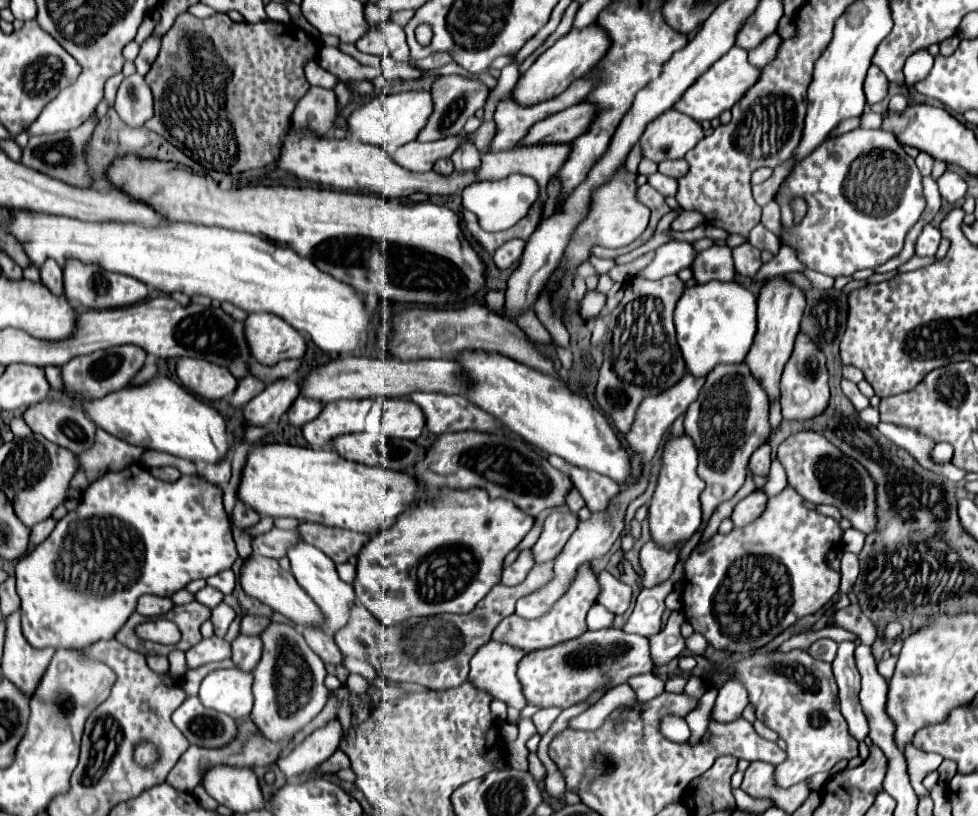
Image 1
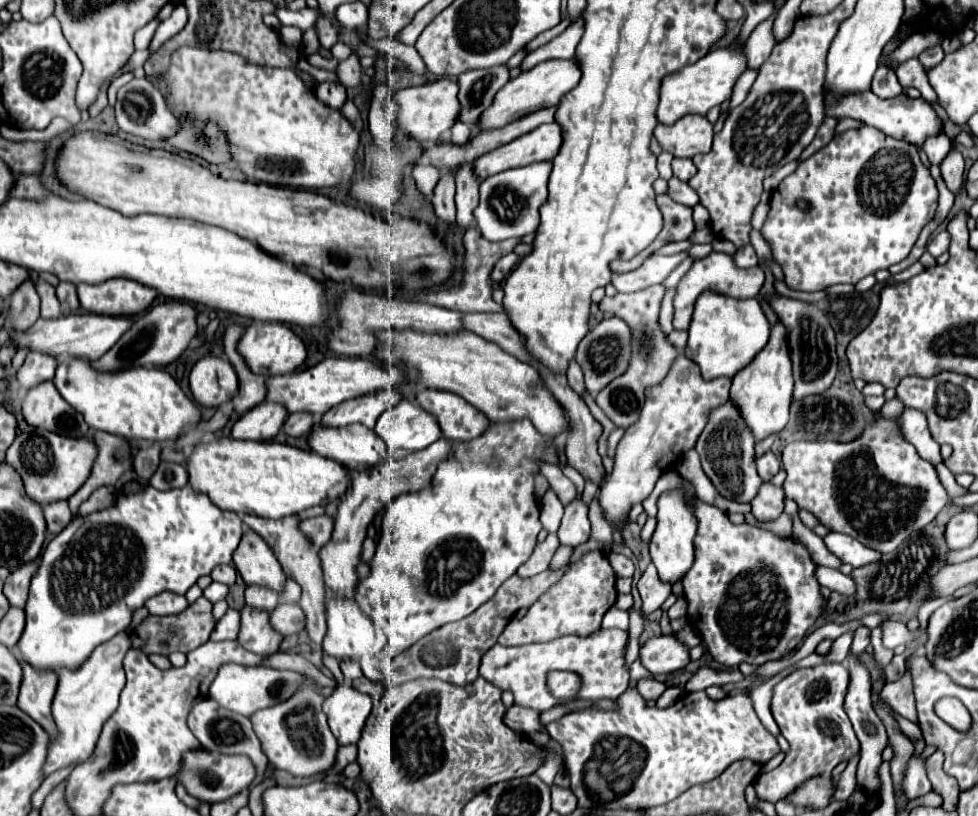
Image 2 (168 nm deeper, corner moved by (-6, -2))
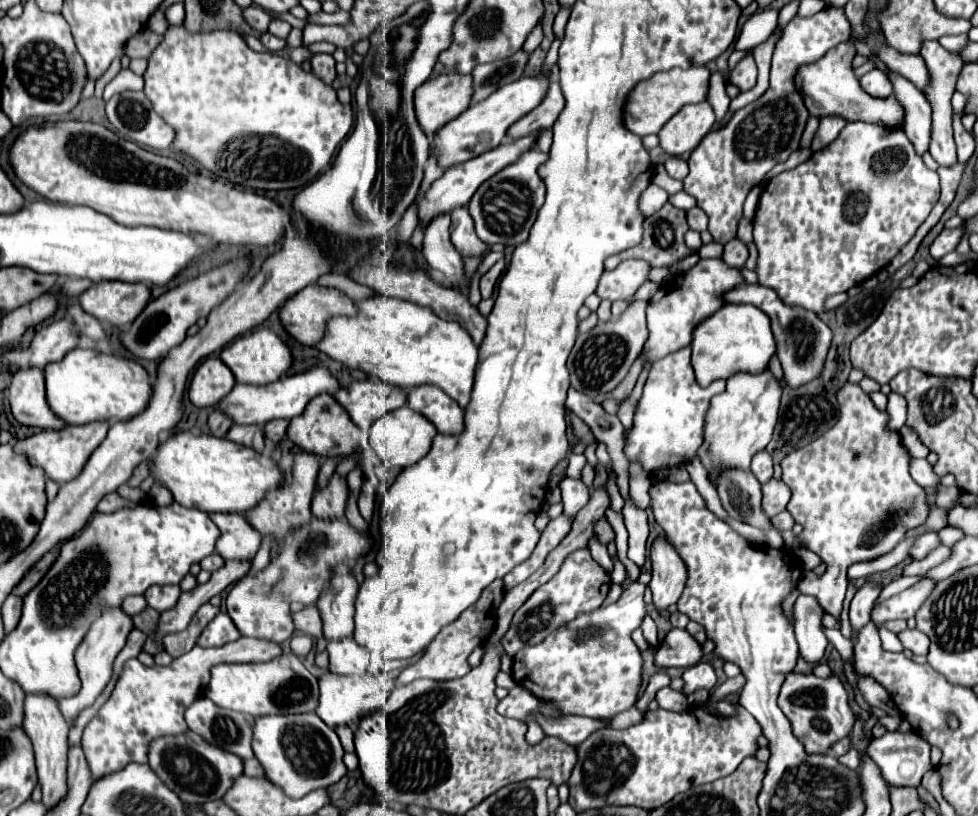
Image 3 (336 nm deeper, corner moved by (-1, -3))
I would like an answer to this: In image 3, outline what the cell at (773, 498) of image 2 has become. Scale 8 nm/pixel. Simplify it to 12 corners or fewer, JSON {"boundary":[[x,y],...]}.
{"boundary":[[771,479],[761,487],[763,511],[779,515],[791,499],[783,481]]}

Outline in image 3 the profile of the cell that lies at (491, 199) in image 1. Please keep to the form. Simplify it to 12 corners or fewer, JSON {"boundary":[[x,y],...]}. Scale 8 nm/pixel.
{"boundary":[[531,149],[481,183],[469,213],[483,243],[517,247],[545,199]]}

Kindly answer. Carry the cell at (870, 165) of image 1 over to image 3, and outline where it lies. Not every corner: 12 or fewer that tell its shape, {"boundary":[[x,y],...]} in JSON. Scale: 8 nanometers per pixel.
{"boundary":[[847,123],[767,181],[759,283],[825,311],[939,199],[901,129]]}

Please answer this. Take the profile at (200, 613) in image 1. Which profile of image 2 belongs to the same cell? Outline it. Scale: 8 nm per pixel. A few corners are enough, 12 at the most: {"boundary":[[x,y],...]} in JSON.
{"boundary":[[200,596],[176,616],[148,616],[132,646],[144,654],[192,652],[214,630]]}

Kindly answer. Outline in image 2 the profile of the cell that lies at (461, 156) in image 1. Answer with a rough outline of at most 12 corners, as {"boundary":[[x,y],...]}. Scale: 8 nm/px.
{"boundary":[[472,164],[456,176],[458,226],[476,226],[478,178]]}

